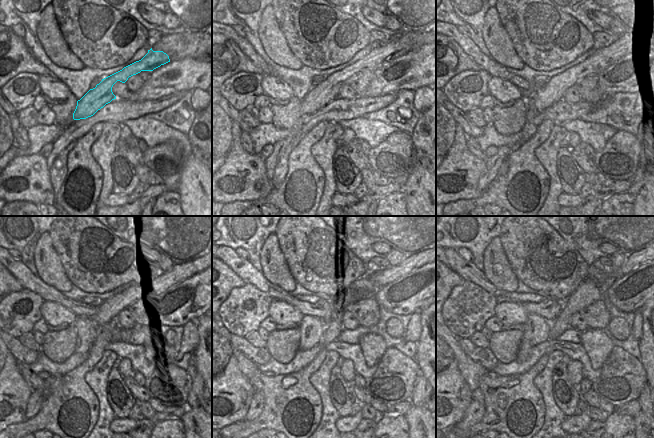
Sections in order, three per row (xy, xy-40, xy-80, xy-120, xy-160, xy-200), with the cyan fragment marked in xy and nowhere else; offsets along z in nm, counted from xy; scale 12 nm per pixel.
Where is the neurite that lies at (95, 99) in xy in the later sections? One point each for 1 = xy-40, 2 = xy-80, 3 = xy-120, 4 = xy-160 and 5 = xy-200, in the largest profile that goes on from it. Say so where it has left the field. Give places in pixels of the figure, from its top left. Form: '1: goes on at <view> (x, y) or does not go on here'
1: goes on at xy-40 (319, 96)
2: goes on at xy-80 (554, 90)
3: goes on at xy-120 (149, 283)
4: goes on at xy-160 (413, 260)
5: goes on at xy-200 (636, 259)

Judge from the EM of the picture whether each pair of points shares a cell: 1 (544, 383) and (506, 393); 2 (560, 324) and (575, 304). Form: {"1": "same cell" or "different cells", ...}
{"1": "different cells", "2": "same cell"}

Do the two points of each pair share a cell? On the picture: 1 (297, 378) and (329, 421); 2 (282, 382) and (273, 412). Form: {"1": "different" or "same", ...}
{"1": "different", "2": "same"}

